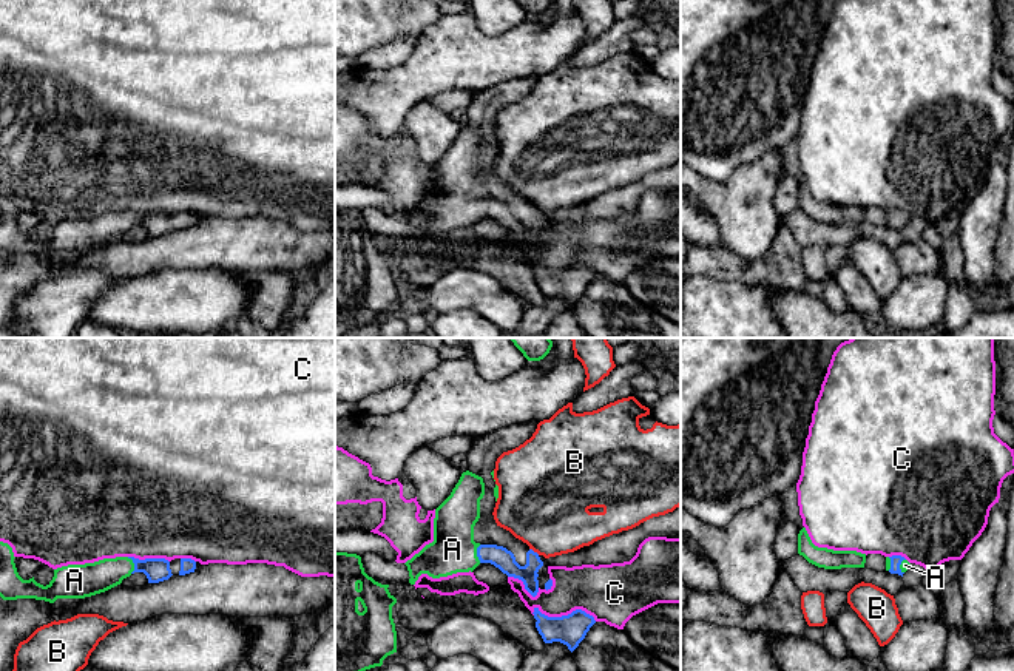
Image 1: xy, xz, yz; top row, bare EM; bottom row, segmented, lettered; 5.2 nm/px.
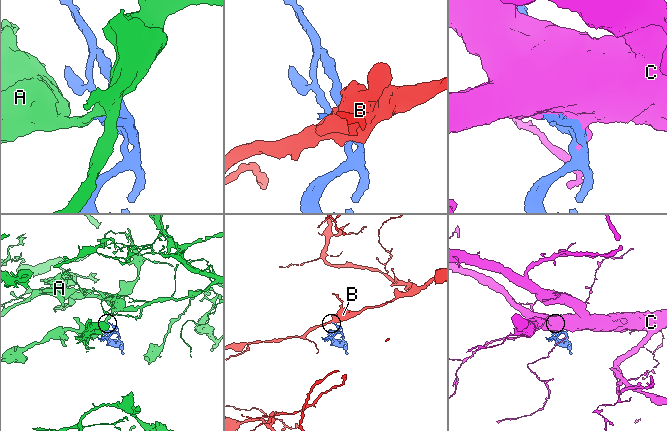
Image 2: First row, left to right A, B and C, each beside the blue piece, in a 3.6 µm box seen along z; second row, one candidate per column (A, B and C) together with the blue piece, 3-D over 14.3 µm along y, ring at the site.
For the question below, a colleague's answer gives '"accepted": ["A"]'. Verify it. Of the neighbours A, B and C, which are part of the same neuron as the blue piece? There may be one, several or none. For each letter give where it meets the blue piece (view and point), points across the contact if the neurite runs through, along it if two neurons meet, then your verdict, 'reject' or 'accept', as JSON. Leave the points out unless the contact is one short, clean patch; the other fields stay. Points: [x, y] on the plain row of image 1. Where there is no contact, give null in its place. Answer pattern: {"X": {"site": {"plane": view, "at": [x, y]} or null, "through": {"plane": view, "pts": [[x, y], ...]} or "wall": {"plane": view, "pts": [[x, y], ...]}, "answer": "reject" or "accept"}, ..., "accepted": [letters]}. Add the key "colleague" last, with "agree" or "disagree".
{"A": {"site": {"plane": "xy", "at": [135, 219]}, "through": {"plane": "xy", "pts": [[156, 224], [135, 219], [90, 233]]}, "answer": "accept"}, "B": {"site": {"plane": "xz", "at": [533, 205]}, "wall": {"plane": "xz", "pts": [[530, 202], [539, 209]]}, "answer": "reject"}, "C": {"site": {"plane": "xz", "at": [564, 270]}, "answer": "reject"}, "accepted": ["A"], "colleague": "agree"}

